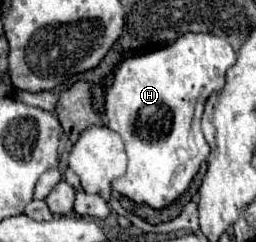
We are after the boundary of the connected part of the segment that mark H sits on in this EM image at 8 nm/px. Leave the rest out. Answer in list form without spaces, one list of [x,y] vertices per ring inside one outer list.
[[[188,32],[166,48],[126,58],[118,66],[114,82],[106,92],[106,116],[108,116],[108,126],[114,132],[118,132],[124,140],[128,154],[128,172],[112,184],[116,192],[128,196],[134,202],[146,202],[148,206],[158,210],[172,204],[190,186],[200,164],[210,154],[210,146],[206,144],[200,130],[200,118],[206,98],[214,90],[224,88],[226,70],[234,62],[236,62],[236,52],[224,38],[214,34]]]

